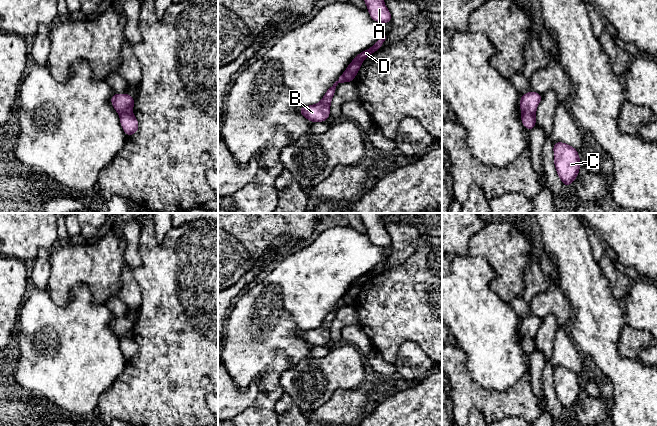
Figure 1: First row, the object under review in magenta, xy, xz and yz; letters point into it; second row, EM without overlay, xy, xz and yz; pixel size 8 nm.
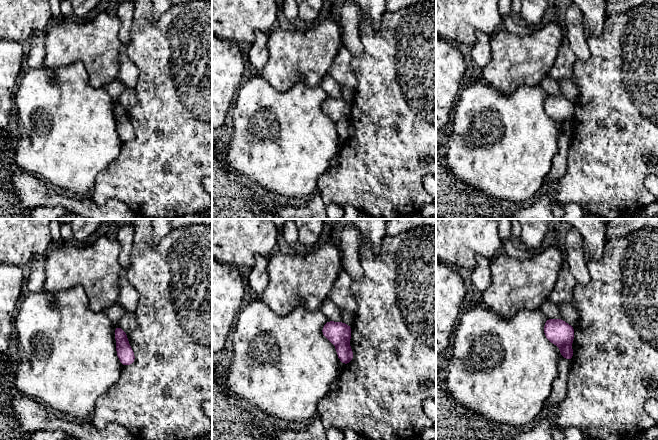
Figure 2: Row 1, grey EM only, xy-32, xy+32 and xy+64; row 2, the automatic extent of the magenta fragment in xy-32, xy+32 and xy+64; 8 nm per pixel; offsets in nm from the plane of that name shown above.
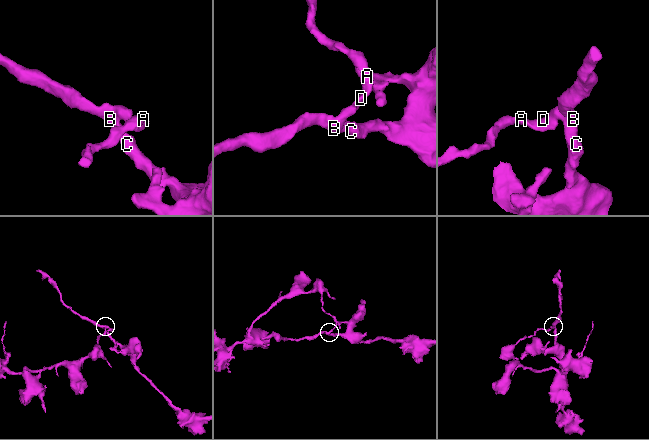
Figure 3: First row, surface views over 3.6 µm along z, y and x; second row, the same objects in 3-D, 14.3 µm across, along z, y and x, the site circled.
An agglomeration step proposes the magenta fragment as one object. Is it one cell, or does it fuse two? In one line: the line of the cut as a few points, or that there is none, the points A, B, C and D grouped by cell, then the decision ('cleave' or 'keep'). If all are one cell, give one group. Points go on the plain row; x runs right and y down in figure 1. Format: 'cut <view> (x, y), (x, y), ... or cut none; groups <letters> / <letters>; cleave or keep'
cut yz (522, 336), (534, 339); groups A D / B C; cleave

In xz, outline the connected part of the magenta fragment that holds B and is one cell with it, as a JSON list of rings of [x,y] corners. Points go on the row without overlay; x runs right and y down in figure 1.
[[[344,296],[337,305],[327,314],[322,324],[315,328],[299,332],[299,336],[310,346],[323,346],[330,340],[330,327],[335,318],[336,310],[342,306],[351,306]]]

